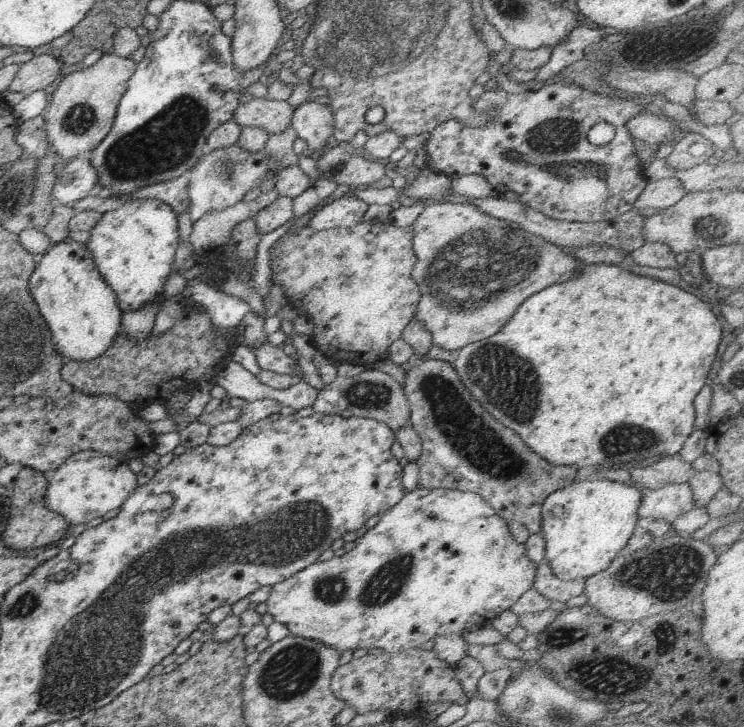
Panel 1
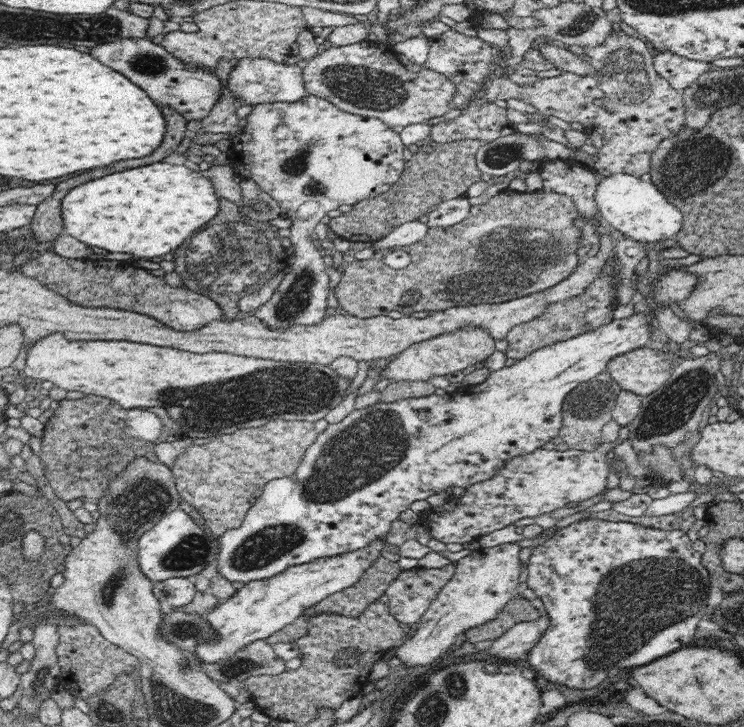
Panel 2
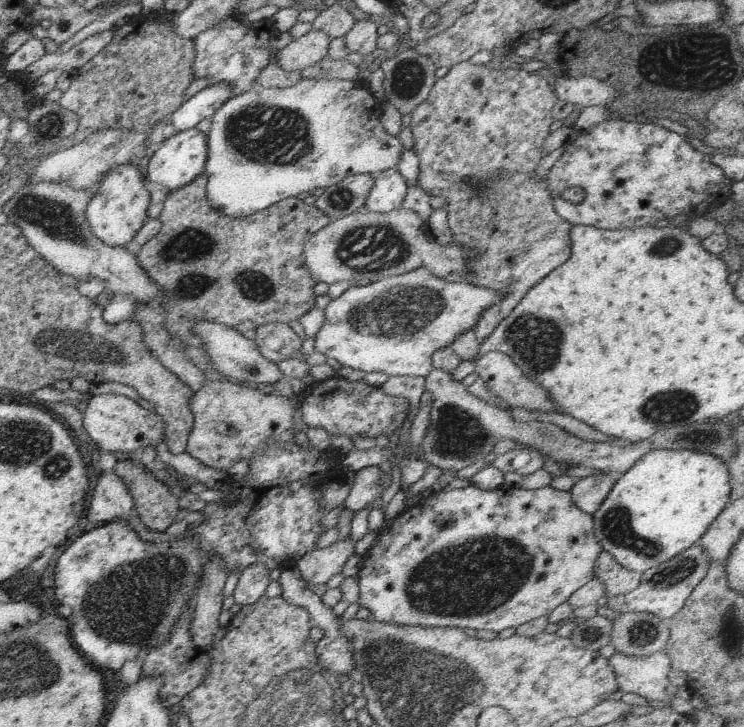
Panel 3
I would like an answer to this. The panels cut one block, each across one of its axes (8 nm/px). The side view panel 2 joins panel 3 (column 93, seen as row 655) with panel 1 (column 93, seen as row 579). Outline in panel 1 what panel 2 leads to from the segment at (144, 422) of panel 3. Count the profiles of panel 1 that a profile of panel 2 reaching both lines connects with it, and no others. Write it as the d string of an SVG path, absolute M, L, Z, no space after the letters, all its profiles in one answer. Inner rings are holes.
M80 450L68 458L56 469L54 476L48 481L48 490L46 490L46 508L52 512L58 512L68 520L70 526L86 524L106 516L110 510L118 510L126 502L126 499L138 488L136 473L128 466L128 462L123 461L116 456L96 452L96 450Z

